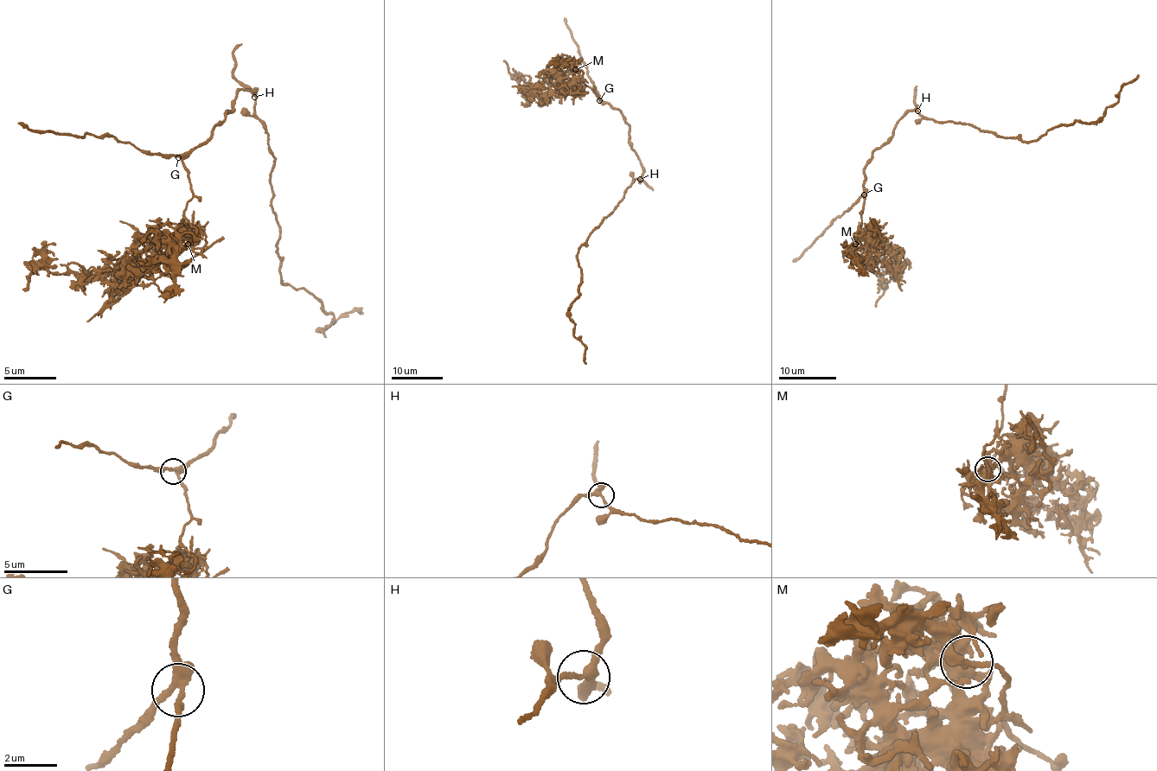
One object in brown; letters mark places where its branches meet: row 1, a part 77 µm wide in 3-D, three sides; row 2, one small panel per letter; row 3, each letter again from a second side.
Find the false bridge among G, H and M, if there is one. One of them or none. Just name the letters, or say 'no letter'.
M

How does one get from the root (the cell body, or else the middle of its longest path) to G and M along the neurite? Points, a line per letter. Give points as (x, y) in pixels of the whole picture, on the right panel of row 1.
G: (913, 110), (901, 116), (891, 136), (873, 153), (865, 168), (864, 194)
M: (913, 110), (901, 116), (894, 133), (875, 149), (865, 168), (866, 196), (860, 228), (853, 234), (855, 244)

